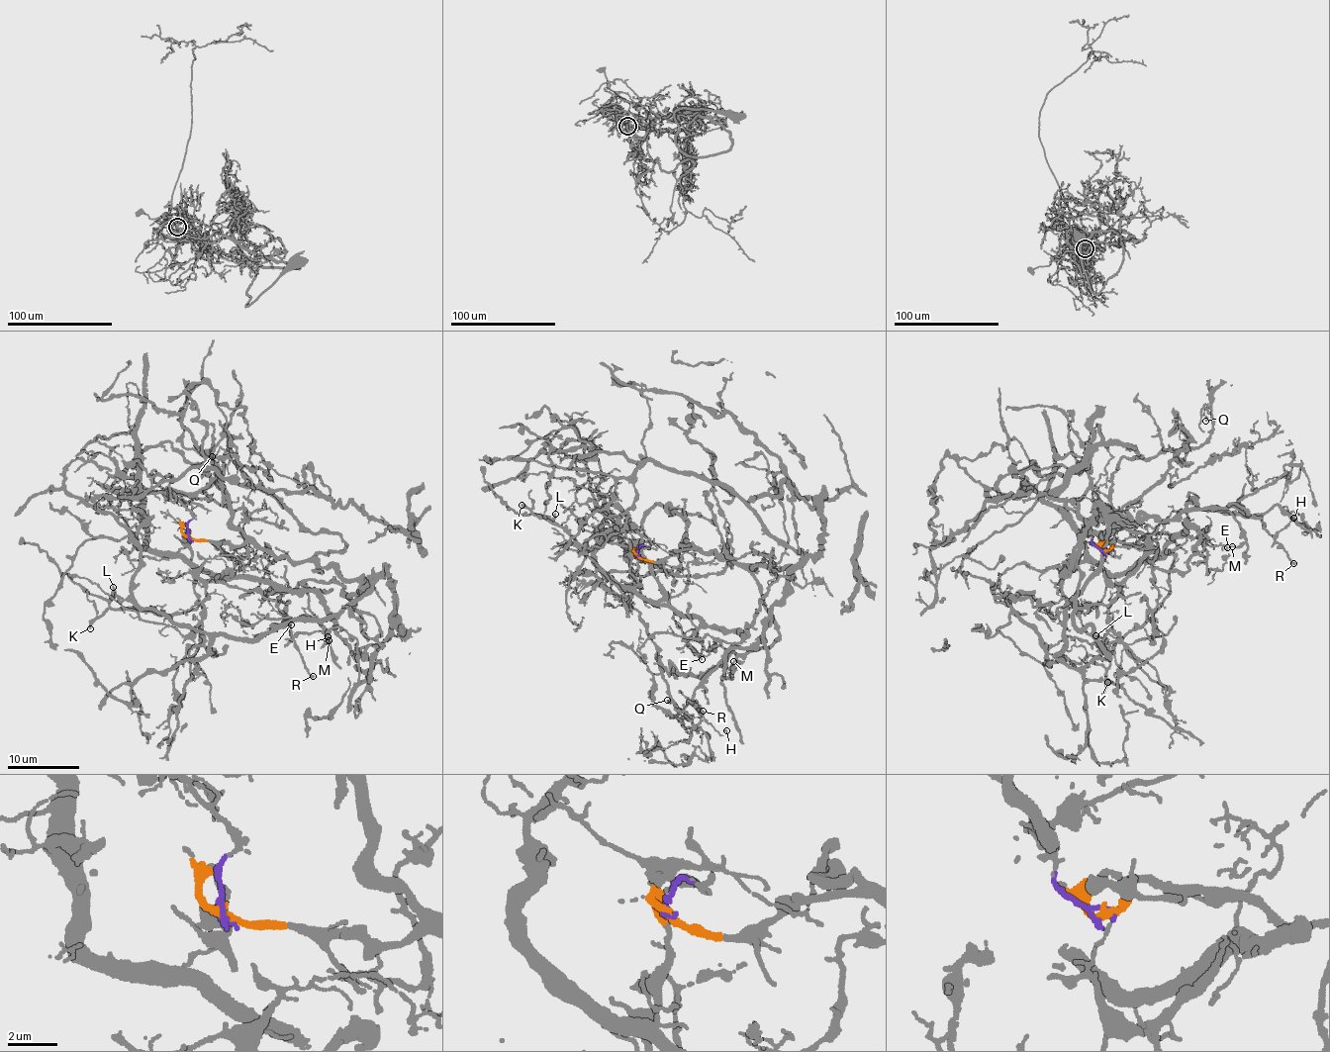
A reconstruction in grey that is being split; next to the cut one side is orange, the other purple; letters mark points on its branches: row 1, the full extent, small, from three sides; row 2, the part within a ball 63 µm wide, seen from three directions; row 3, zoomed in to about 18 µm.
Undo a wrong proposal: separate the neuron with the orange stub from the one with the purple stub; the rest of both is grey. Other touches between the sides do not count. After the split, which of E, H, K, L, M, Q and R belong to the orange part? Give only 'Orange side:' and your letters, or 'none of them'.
Orange side: H, K, L, M, Q, R

